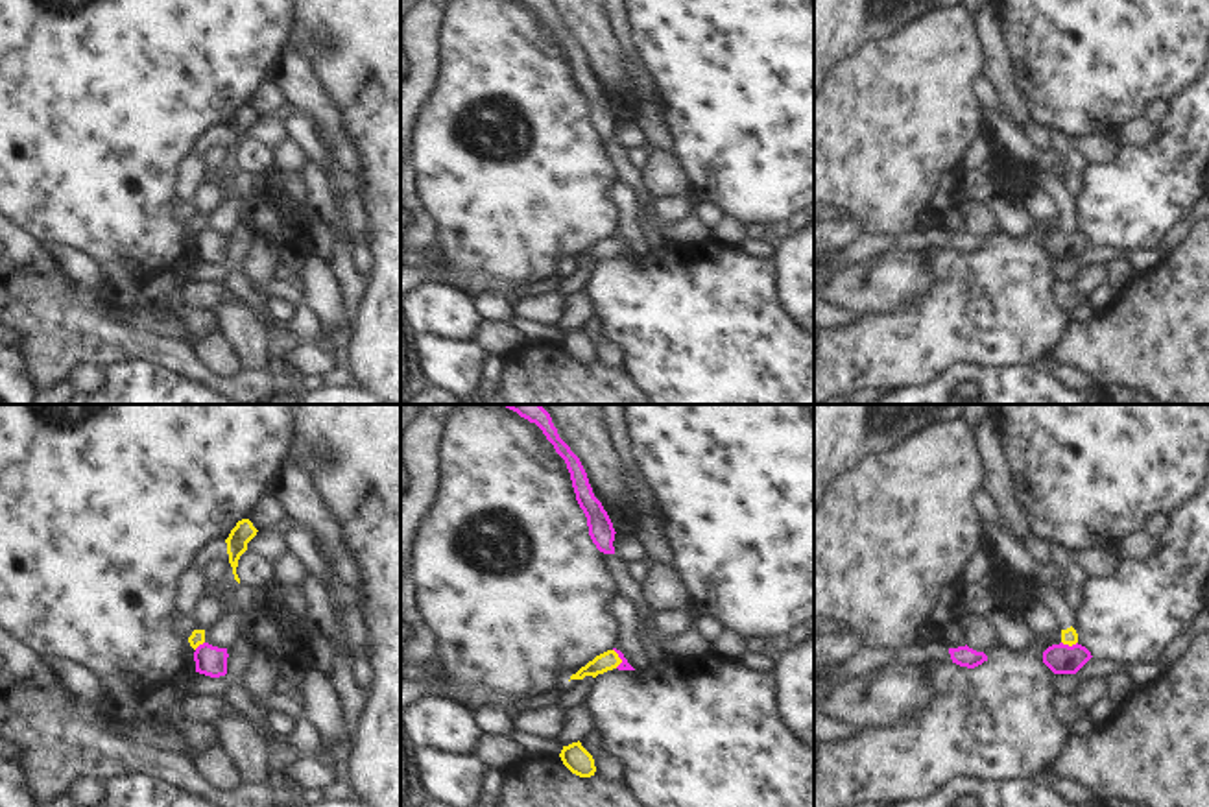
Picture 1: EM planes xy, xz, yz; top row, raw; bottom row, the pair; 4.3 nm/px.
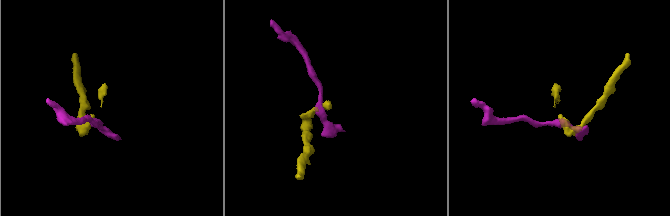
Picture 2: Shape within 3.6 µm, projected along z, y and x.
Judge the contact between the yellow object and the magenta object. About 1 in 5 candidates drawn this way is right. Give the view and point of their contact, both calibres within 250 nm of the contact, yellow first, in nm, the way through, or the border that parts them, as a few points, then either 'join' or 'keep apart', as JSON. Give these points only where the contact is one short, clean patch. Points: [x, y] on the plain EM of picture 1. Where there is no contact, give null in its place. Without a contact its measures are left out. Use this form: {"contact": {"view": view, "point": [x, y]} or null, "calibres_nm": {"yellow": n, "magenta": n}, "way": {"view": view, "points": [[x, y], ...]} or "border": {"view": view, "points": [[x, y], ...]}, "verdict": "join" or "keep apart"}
{"contact": {"view": "yz", "point": [1069, 231]}, "calibres_nm": {"yellow": 70, "magenta": 130}, "border": {"view": "yz", "points": [[1062, 228], [1077, 229]]}, "verdict": "keep apart"}

